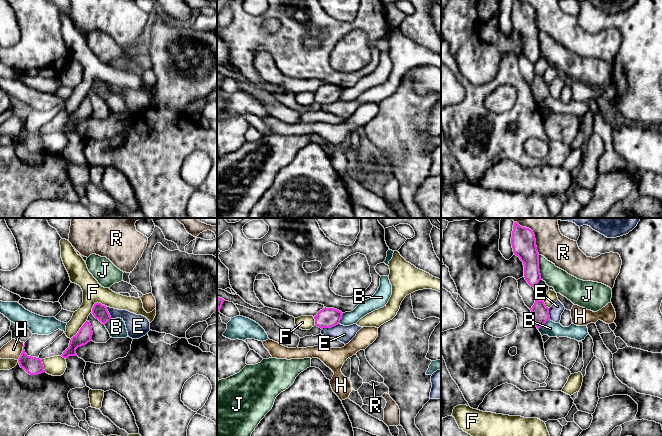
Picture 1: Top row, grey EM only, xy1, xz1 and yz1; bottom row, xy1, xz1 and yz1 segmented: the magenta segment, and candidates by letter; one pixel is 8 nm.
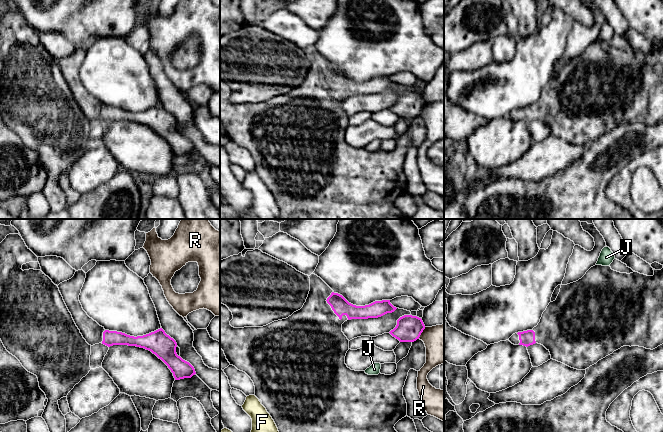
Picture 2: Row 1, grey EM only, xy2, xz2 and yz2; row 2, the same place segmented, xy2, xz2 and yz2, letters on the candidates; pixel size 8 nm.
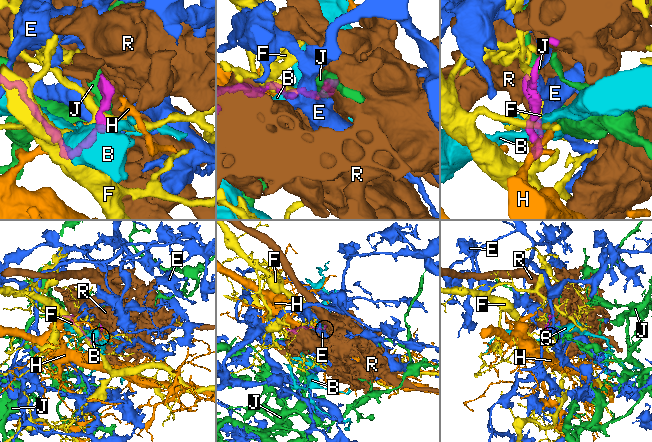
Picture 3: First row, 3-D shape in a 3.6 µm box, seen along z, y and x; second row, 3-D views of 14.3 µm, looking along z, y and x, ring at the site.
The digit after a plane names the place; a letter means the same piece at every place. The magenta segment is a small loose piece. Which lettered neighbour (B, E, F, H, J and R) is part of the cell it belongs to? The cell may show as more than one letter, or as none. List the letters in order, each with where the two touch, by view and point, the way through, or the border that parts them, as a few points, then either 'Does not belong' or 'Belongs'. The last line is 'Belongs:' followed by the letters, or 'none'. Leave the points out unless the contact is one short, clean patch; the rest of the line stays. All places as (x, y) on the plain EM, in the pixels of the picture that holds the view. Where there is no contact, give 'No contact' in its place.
B: Touches magenta at yz1 (543, 100). Does not belong
E: Touches magenta at xz1 (330, 103). Boundary: xz1 (338, 99), (322, 105). Does not belong
F: Touches magenta at xy1 (97, 78). Does not belong
H: Touches magenta at xy1 (22, 127). Does not belong
J: Touches magenta at yz1 (538, 43). Does not belong
R: Touches magenta at yz1 (534, 12). Does not belong
Belongs: none

